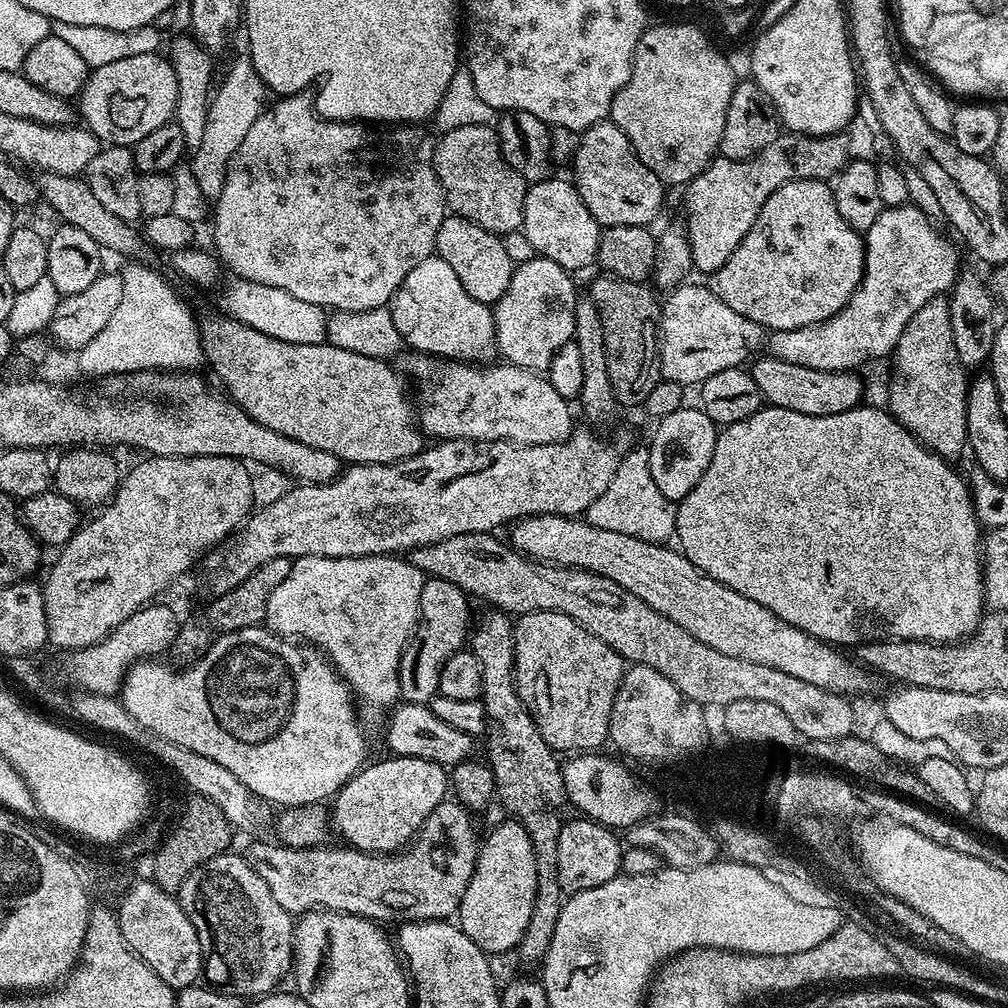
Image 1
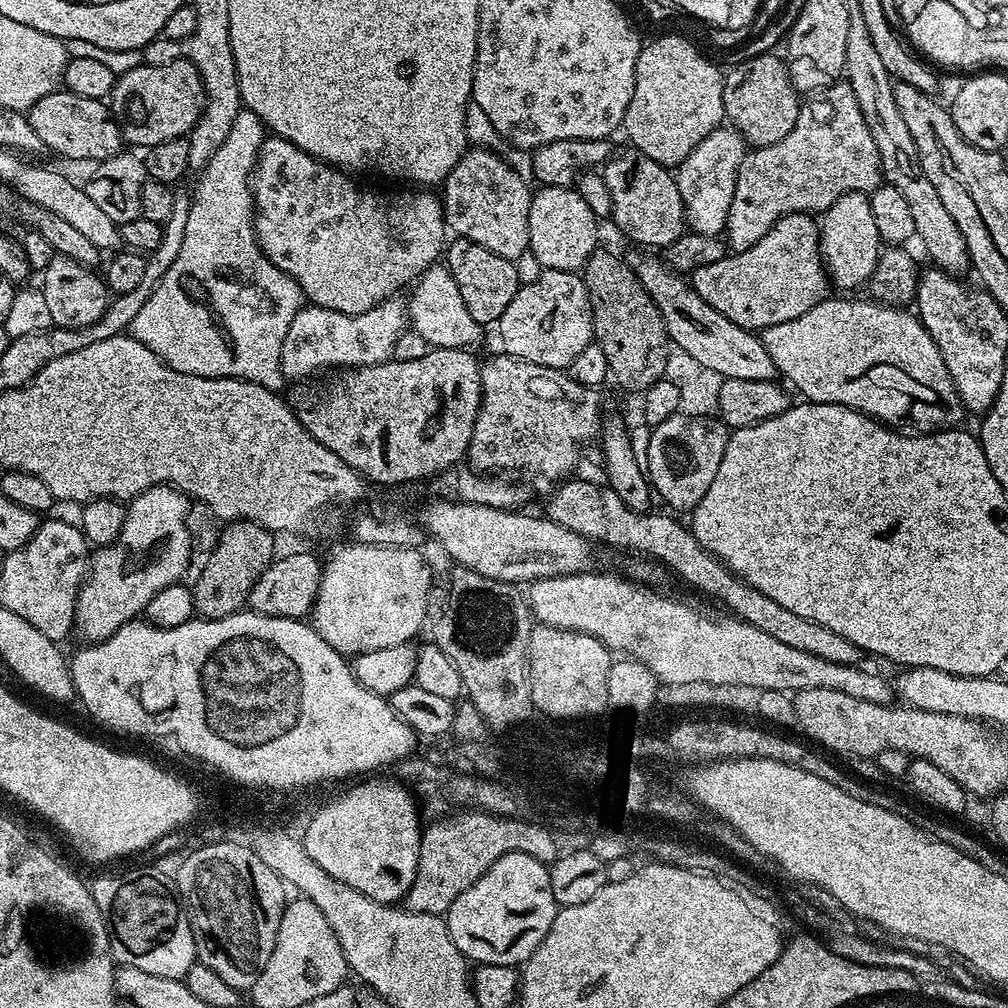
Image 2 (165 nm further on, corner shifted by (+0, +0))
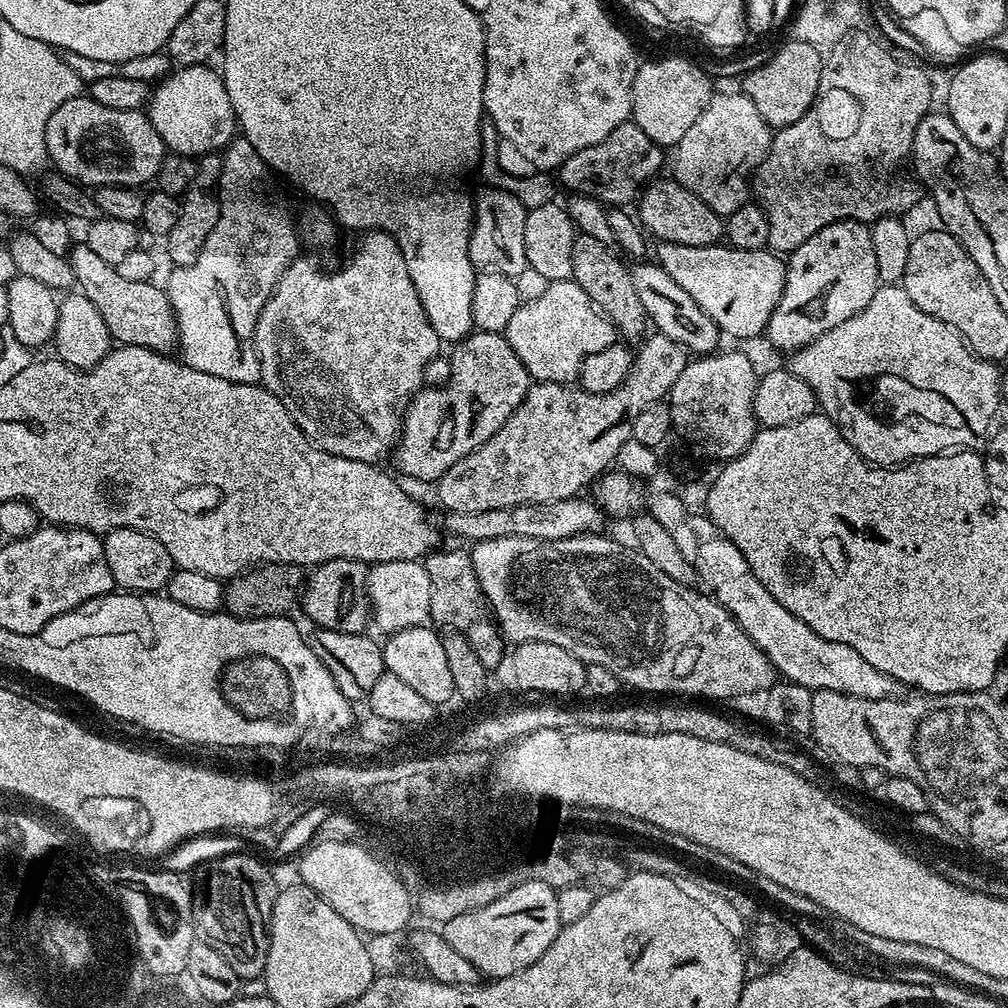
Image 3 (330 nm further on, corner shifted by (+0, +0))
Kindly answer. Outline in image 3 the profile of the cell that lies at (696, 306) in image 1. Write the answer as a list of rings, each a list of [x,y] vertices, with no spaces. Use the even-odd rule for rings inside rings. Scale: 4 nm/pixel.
[[[880,284],[874,298],[870,298],[870,302],[861,312],[854,314],[854,318],[846,318],[846,322],[838,322],[838,326],[834,326],[826,334],[814,338],[802,348],[795,349],[791,356],[791,372],[802,382],[806,382],[806,386],[810,386],[810,390],[816,395],[819,411],[836,423],[846,442],[850,442],[850,446],[854,446],[859,456],[873,466],[890,468],[920,460],[923,456],[942,456],[953,450],[980,450],[985,447],[993,431],[992,419],[1000,408],[1000,372],[996,369],[999,367],[993,361],[984,360],[973,354],[968,349],[968,343],[949,324],[942,322],[937,316],[918,310],[910,294],[906,294],[906,290],[900,284]]]

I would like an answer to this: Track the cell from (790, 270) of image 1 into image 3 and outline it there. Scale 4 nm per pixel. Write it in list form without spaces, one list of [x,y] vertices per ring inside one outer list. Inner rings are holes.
[[[660,242],[655,245],[654,260],[694,298],[725,337],[733,336],[736,340],[752,340],[765,335],[770,314],[774,314],[778,298],[782,298],[788,273],[785,261],[775,251],[738,250],[720,242],[706,246]]]

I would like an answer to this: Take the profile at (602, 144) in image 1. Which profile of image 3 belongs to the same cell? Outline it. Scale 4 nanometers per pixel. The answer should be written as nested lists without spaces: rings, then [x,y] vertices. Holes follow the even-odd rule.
[[[656,178],[651,181],[639,193],[638,205],[640,204],[640,216],[638,212],[638,224],[649,237],[665,244],[681,244],[682,246],[706,246],[717,243],[724,235],[724,221],[716,212],[711,212],[707,206],[695,196],[686,186],[679,184],[675,178],[660,180]]]

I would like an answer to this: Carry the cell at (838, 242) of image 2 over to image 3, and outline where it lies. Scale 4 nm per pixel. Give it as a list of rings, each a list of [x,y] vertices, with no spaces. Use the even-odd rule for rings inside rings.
[[[839,220],[830,226],[822,226],[818,234],[806,238],[802,246],[790,253],[786,260],[788,273],[782,290],[782,298],[778,298],[778,306],[774,314],[770,314],[770,322],[766,329],[766,340],[776,348],[795,350],[804,347],[814,338],[826,334],[838,322],[846,322],[846,318],[854,318],[874,298],[880,284],[878,278],[878,261],[874,259],[874,242],[872,230],[867,223],[858,220]]]

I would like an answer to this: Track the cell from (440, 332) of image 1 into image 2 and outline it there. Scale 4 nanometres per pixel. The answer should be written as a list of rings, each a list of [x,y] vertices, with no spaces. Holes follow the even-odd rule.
[[[445,265],[431,266],[417,279],[411,292],[412,296],[408,298],[406,304],[411,327],[413,331],[422,335],[431,347],[470,348],[484,332],[477,320],[470,317],[470,312],[458,291],[457,283],[454,282],[453,276]]]

